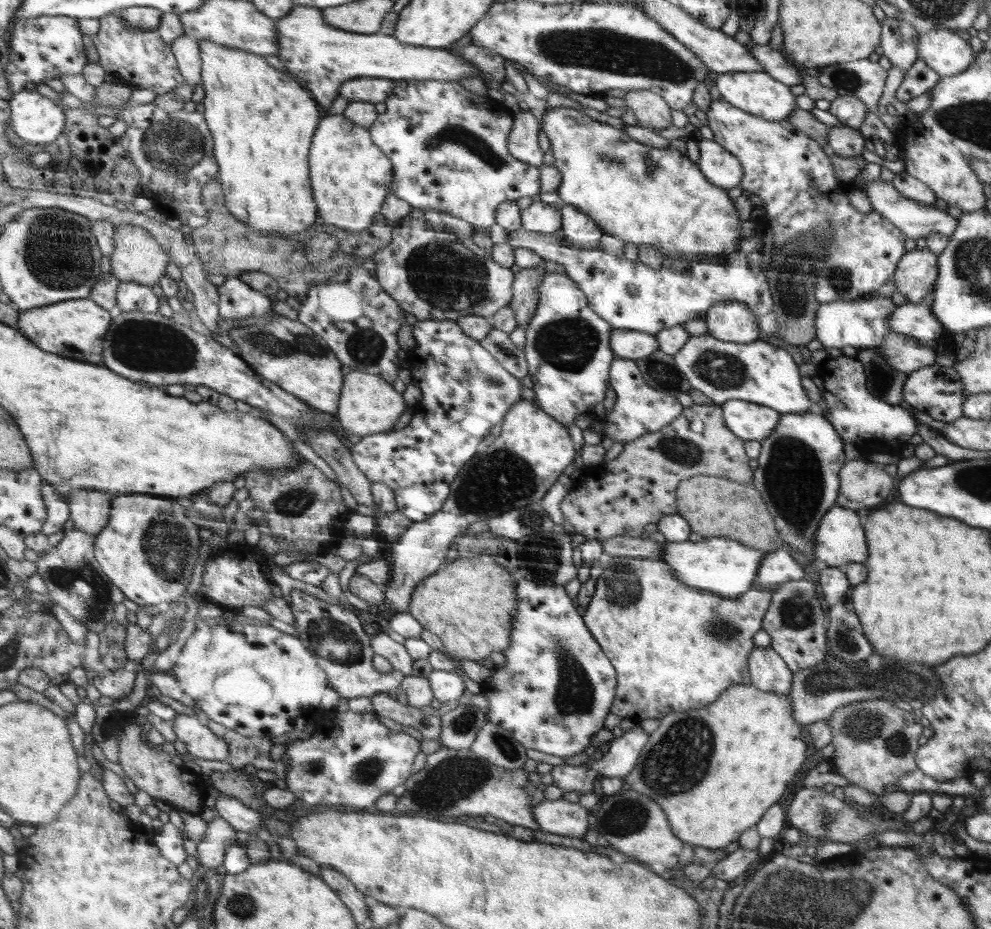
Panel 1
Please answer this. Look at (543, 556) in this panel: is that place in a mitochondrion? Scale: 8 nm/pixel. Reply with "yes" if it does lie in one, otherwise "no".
yes

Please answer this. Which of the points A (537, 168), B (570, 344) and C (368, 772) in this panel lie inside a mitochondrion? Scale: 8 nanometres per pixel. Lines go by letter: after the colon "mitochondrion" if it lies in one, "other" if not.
A: other
B: mitochondrion
C: mitochondrion

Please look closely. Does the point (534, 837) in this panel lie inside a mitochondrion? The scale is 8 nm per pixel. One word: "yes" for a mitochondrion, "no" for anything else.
no

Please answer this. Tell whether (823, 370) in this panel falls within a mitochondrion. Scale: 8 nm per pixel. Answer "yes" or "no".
no

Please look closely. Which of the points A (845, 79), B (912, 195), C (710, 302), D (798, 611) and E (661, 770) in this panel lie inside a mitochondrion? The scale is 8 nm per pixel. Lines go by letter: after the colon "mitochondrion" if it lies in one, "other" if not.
A: mitochondrion
B: other
C: other
D: mitochondrion
E: mitochondrion

